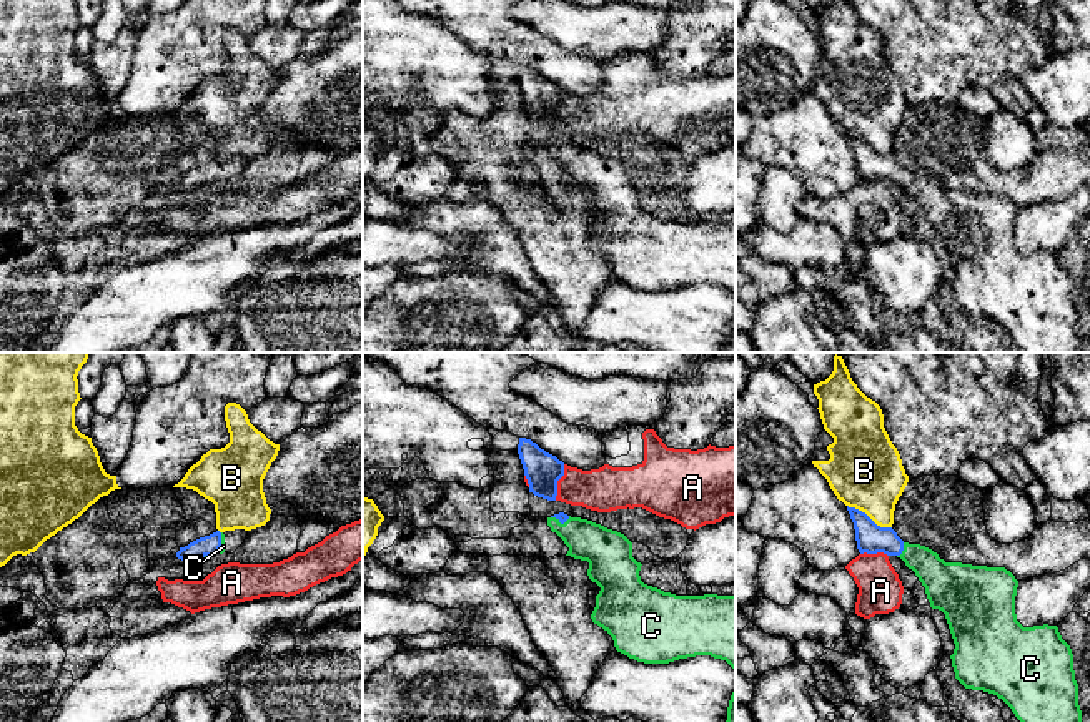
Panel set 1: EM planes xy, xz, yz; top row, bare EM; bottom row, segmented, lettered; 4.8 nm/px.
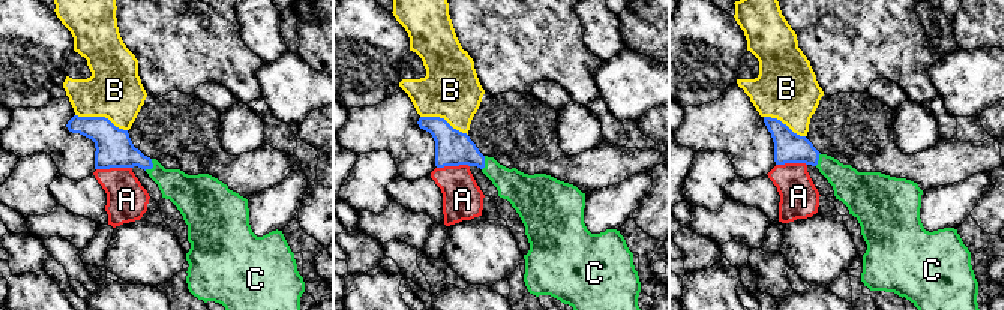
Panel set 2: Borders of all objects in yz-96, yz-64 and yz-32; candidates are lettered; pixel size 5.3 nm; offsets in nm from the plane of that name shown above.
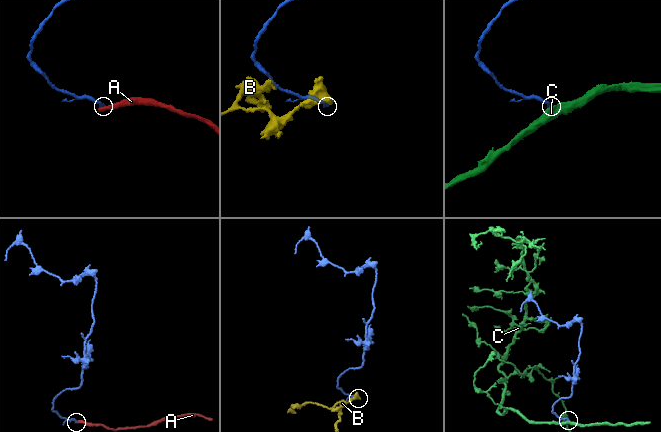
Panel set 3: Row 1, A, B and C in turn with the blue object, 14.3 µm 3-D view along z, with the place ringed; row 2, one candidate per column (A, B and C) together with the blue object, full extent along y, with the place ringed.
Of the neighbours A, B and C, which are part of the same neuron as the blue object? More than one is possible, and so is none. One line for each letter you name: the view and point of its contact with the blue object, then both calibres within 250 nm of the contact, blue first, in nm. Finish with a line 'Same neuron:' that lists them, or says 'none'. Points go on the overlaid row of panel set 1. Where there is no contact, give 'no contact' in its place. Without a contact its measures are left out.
C: contact yz (902, 549); calibres 140 and 190 nm
Same neuron: C

